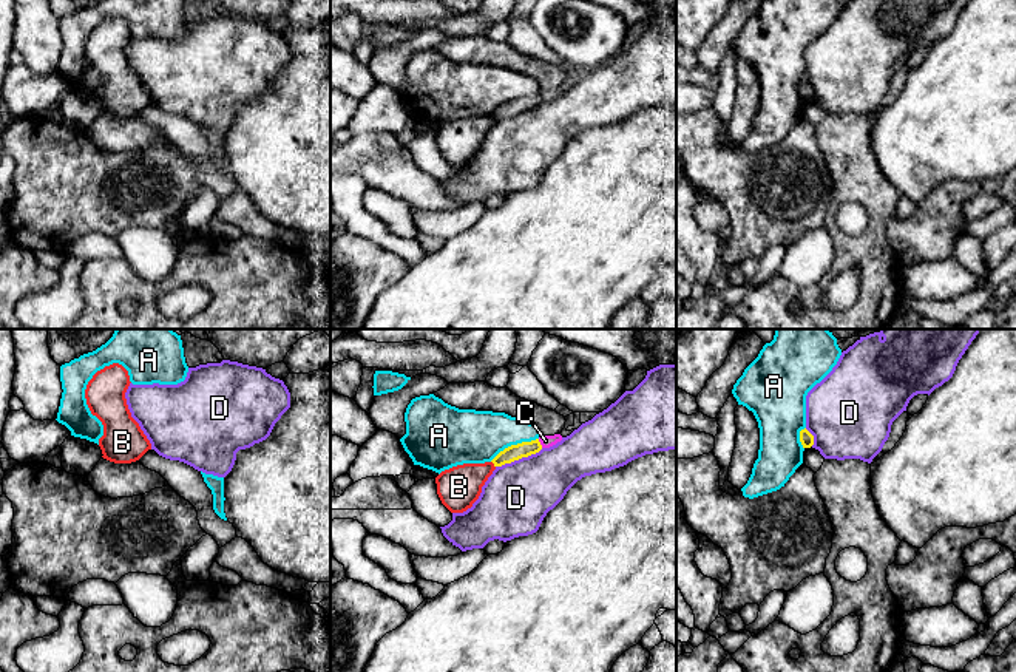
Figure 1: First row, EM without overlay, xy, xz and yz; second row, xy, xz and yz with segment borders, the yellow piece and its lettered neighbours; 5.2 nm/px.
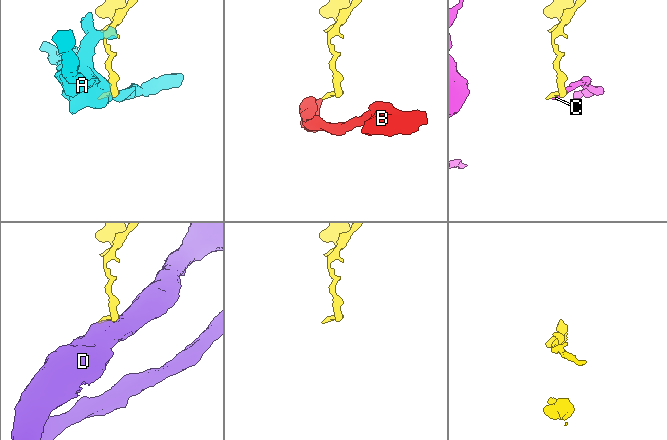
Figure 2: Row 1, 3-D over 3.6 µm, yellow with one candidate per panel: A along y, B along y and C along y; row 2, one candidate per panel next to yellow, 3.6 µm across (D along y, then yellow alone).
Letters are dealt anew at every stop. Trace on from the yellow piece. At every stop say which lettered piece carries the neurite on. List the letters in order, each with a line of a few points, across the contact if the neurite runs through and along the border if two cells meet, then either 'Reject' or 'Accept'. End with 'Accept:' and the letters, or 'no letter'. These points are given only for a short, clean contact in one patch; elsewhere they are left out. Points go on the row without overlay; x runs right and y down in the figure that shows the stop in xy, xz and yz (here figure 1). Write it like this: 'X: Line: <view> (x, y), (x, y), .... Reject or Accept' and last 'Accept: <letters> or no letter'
A: Reject
B: Line: xz (491, 115), (494, 121). Reject
C: Line: xz (538, 93), (542, 101). Reject
D: Reject
Accept: no letter

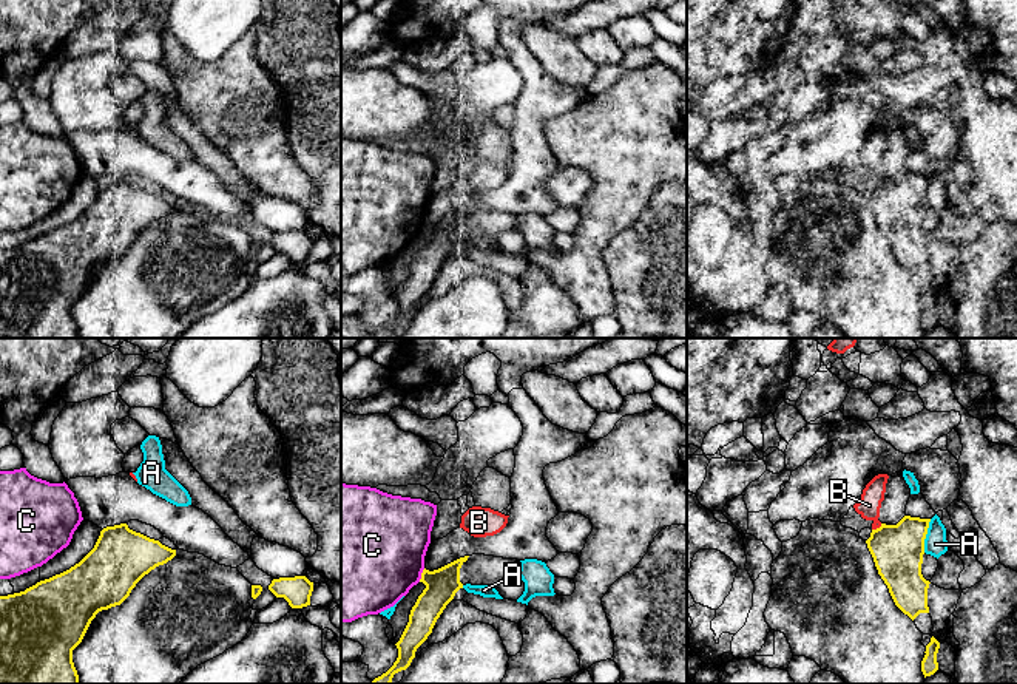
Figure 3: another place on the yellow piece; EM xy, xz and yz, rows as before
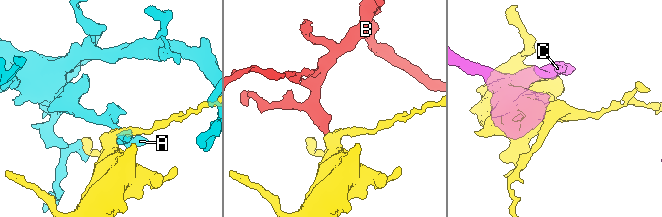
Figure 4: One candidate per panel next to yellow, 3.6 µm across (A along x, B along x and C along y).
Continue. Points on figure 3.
A: Reject
B: Accept
C: Line: xz (425, 223), (418, 235). Reject
Accept: B

